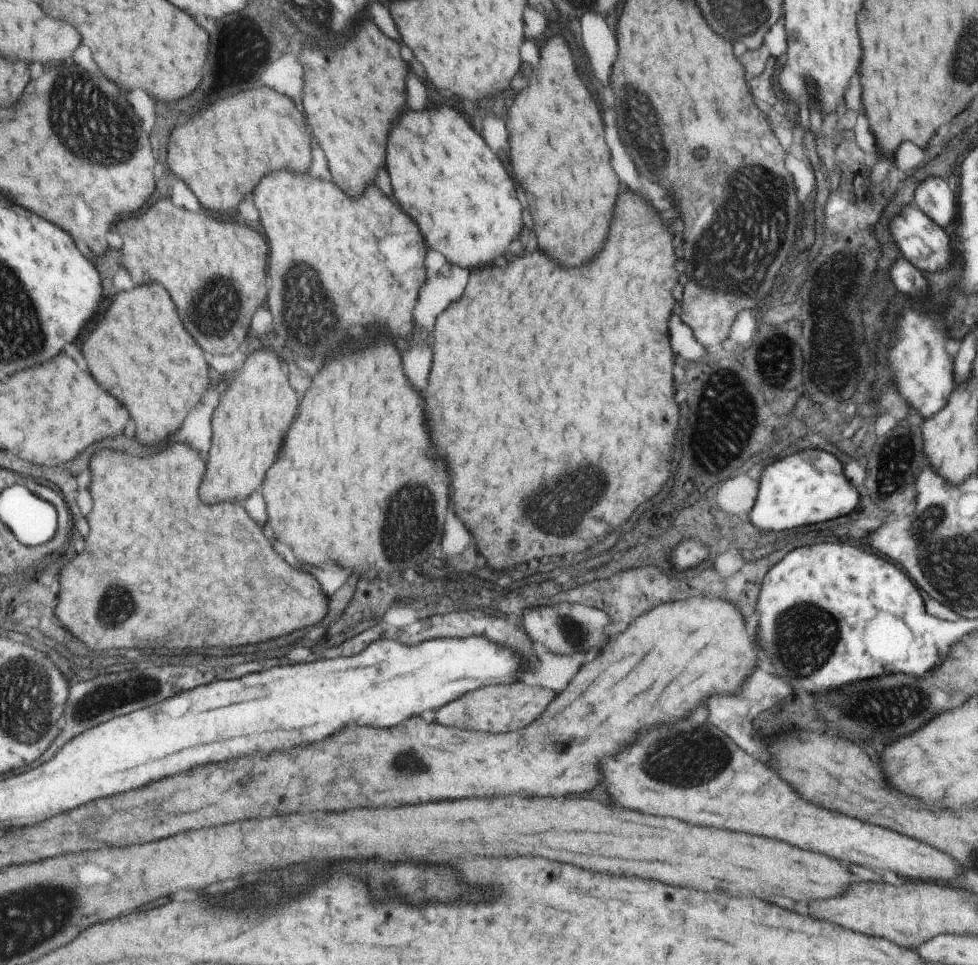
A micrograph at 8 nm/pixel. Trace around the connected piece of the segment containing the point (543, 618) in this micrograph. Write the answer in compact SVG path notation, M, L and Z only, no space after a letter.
M560 604L554 608L526 609L523 613L522 626L532 641L542 643L550 652L554 654L572 654L572 652L588 652L592 648L602 648L606 646L606 636L604 628L611 624L611 617L598 608L588 608L582 604Z

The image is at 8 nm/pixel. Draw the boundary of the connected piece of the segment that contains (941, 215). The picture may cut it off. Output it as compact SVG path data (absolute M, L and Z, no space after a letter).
M940 178L922 182L914 194L914 200L922 212L928 212L928 216L944 228L956 218L956 194Z

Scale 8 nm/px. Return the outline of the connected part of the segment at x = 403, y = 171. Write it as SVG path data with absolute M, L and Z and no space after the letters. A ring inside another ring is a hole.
M442 106L434 112L408 112L404 114L404 120L400 120L400 128L396 128L396 136L392 136L392 152L388 152L388 172L392 178L392 186L394 186L394 196L400 204L404 204L404 212L408 212L414 220L420 220L420 228L424 228L424 240L428 240L428 246L432 250L438 250L446 256L446 260L450 264L456 264L460 268L488 268L494 264L496 258L504 256L508 246L518 238L520 230L522 230L522 204L516 196L516 186L512 182L512 178L508 176L506 168L502 166L502 162L492 154L492 150L486 146L486 142L482 140L480 134L476 134L466 122L464 116L458 114L454 108Z

